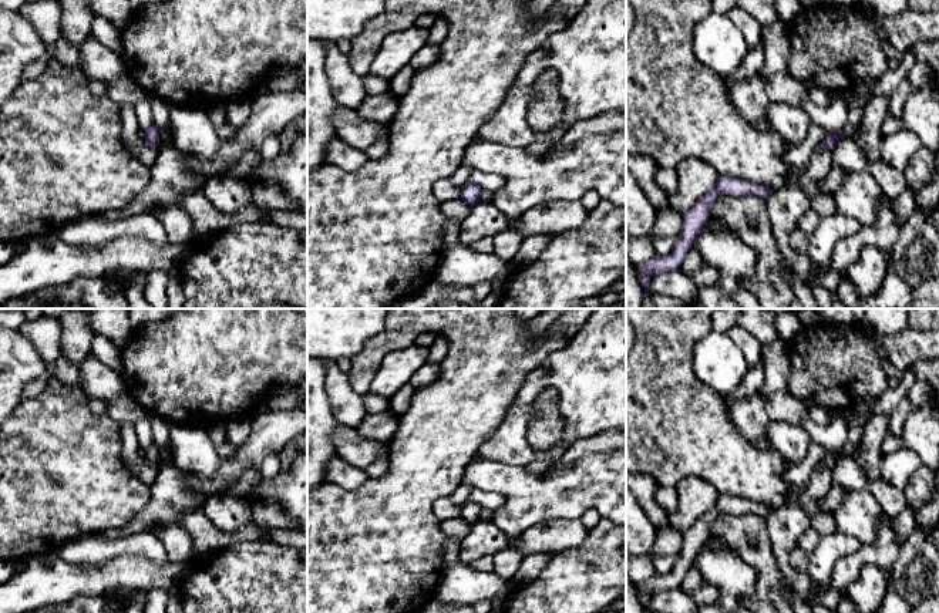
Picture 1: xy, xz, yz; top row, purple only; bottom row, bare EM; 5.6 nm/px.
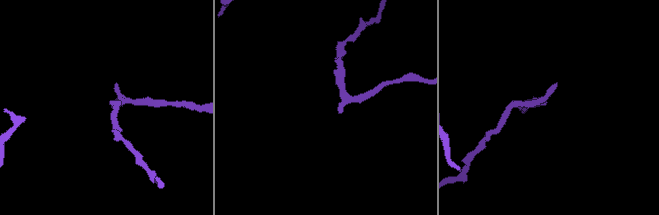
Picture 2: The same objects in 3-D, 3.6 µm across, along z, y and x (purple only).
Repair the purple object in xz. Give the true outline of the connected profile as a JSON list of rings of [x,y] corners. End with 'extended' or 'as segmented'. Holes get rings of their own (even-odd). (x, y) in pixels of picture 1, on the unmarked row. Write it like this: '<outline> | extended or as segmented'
[[[471,496],[467,499],[467,502],[464,503],[462,509],[461,509],[461,518],[474,525],[475,522],[479,521],[479,515],[481,515],[482,508],[479,506],[479,503],[477,503]]] | as segmented

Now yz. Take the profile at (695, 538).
[[[718,494],[713,506],[703,513],[691,528],[683,533],[683,545],[677,553],[674,567],[667,575],[654,575],[652,579],[637,586],[637,592],[644,610],[649,610],[650,596],[657,590],[679,587],[689,567],[696,563],[700,549],[704,546],[713,522],[721,513],[755,515],[765,518],[774,508],[733,495]]] | as segmented

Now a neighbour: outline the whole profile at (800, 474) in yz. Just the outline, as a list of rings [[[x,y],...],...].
[[[810,442],[808,454],[798,465],[791,465],[782,475],[782,481],[787,485],[807,485],[815,465],[825,459],[829,454],[837,449],[824,448],[815,442]]]

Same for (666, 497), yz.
[[[657,486],[654,499],[666,515],[670,516],[679,505],[676,486]]]

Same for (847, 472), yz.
[[[849,455],[841,457],[834,465],[832,479],[845,489],[865,489],[871,492],[889,519],[896,518],[906,506],[903,491],[893,488],[882,478],[871,481]]]

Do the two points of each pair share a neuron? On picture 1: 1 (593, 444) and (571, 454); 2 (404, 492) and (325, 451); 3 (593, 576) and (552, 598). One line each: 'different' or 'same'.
1: same
2: different
3: same

